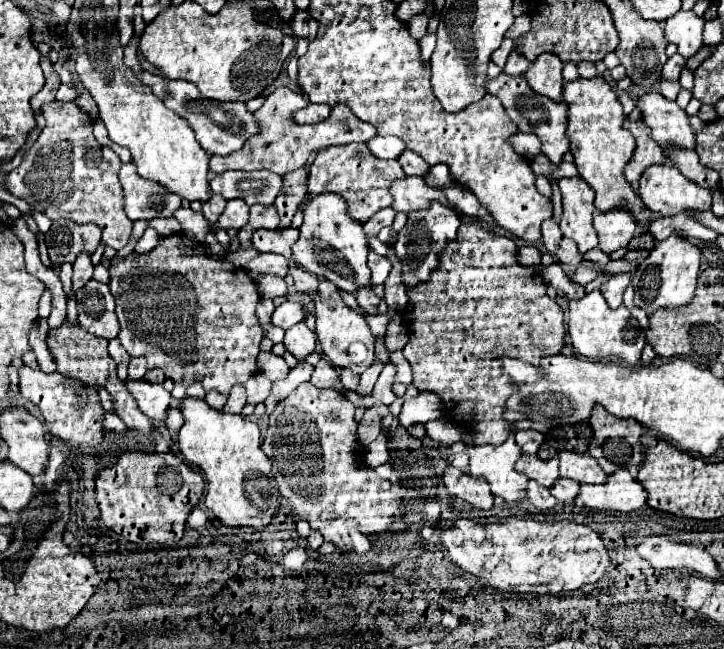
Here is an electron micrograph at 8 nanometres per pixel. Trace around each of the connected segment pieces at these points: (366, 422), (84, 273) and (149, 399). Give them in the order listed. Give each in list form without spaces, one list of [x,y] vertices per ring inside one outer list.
[[[374,405],[374,407],[366,409],[362,421],[358,423],[358,433],[356,433],[358,443],[362,447],[366,447],[368,443],[372,443],[380,435],[380,431],[382,431],[382,419],[386,417],[386,413],[388,413],[386,405]]]
[[[80,253],[74,261],[74,275],[72,275],[72,287],[74,291],[78,291],[86,281],[92,279],[92,261],[90,261],[90,253]]]
[[[128,379],[126,389],[136,399],[140,411],[154,421],[166,419],[166,409],[170,405],[170,393],[162,387],[162,383],[150,383],[146,379]]]

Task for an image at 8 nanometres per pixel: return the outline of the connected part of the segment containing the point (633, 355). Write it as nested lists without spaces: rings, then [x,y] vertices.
[[[598,289],[568,303],[568,333],[576,353],[586,359],[608,359],[616,355],[626,363],[636,365],[640,361],[642,347],[646,345],[644,329],[640,327],[638,319],[634,319],[624,305],[620,309],[610,309]]]

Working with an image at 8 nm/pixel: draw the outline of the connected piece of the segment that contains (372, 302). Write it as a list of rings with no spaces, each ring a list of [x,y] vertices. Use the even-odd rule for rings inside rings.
[[[372,285],[360,287],[354,291],[354,297],[358,301],[358,305],[366,311],[366,313],[376,313],[376,307],[380,303],[380,297],[376,297],[376,293],[372,291]]]

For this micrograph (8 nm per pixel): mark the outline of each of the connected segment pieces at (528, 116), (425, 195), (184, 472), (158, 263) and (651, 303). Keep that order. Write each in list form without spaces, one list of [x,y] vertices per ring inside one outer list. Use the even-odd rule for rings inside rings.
[[[500,73],[498,77],[486,81],[486,91],[494,97],[498,97],[508,113],[508,117],[518,125],[520,131],[532,131],[542,141],[542,153],[552,161],[560,163],[562,155],[568,151],[568,139],[566,139],[566,105],[556,103],[544,95],[532,93],[524,77],[512,77],[508,73]]]
[[[404,177],[404,179],[396,179],[396,181],[392,181],[392,185],[390,185],[388,191],[390,191],[392,199],[394,199],[392,209],[394,209],[394,211],[402,211],[402,213],[410,213],[410,211],[416,211],[416,209],[424,209],[424,207],[428,207],[430,201],[434,201],[434,199],[440,201],[440,203],[450,205],[450,203],[446,201],[446,197],[442,195],[442,191],[440,191],[440,189],[428,187],[428,185],[424,183],[422,177]]]
[[[122,453],[96,475],[96,503],[108,529],[132,543],[172,545],[182,539],[186,517],[198,505],[204,479],[176,453]]]
[[[184,233],[160,237],[158,245],[148,253],[132,251],[128,257],[114,257],[108,267],[110,291],[116,299],[116,315],[120,321],[118,339],[130,357],[146,357],[148,369],[160,367],[166,377],[174,381],[182,379],[206,379],[204,389],[218,389],[228,395],[232,385],[246,383],[256,373],[258,345],[264,337],[260,321],[256,317],[256,305],[260,301],[256,283],[246,277],[242,267],[236,267],[226,257],[212,257],[202,243],[194,243]]]
[[[672,233],[668,239],[654,245],[648,257],[638,265],[632,285],[634,285],[634,303],[646,311],[646,315],[654,313],[658,307],[680,307],[692,301],[692,293],[696,289],[696,279],[700,271],[702,251],[692,245],[682,233]]]

